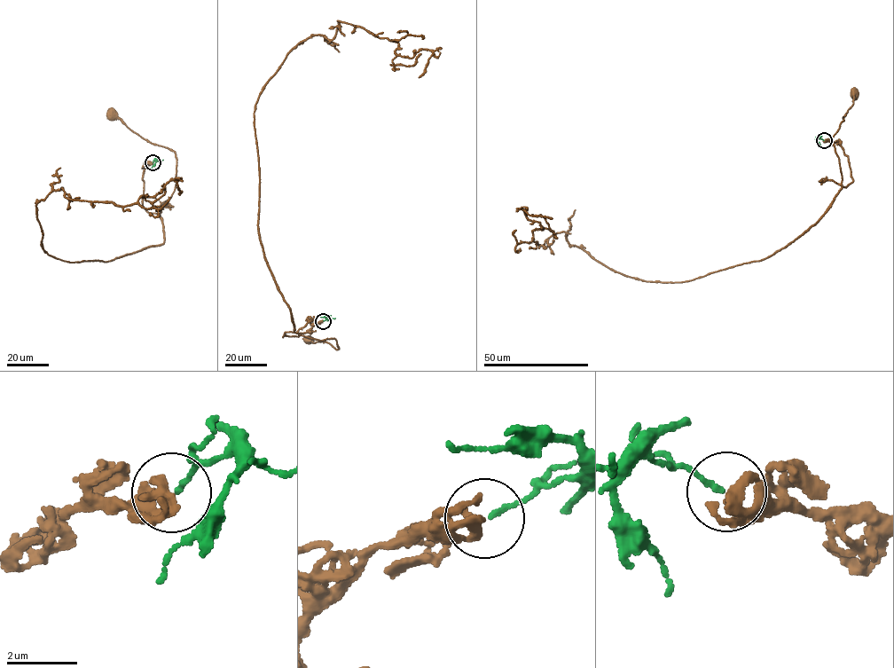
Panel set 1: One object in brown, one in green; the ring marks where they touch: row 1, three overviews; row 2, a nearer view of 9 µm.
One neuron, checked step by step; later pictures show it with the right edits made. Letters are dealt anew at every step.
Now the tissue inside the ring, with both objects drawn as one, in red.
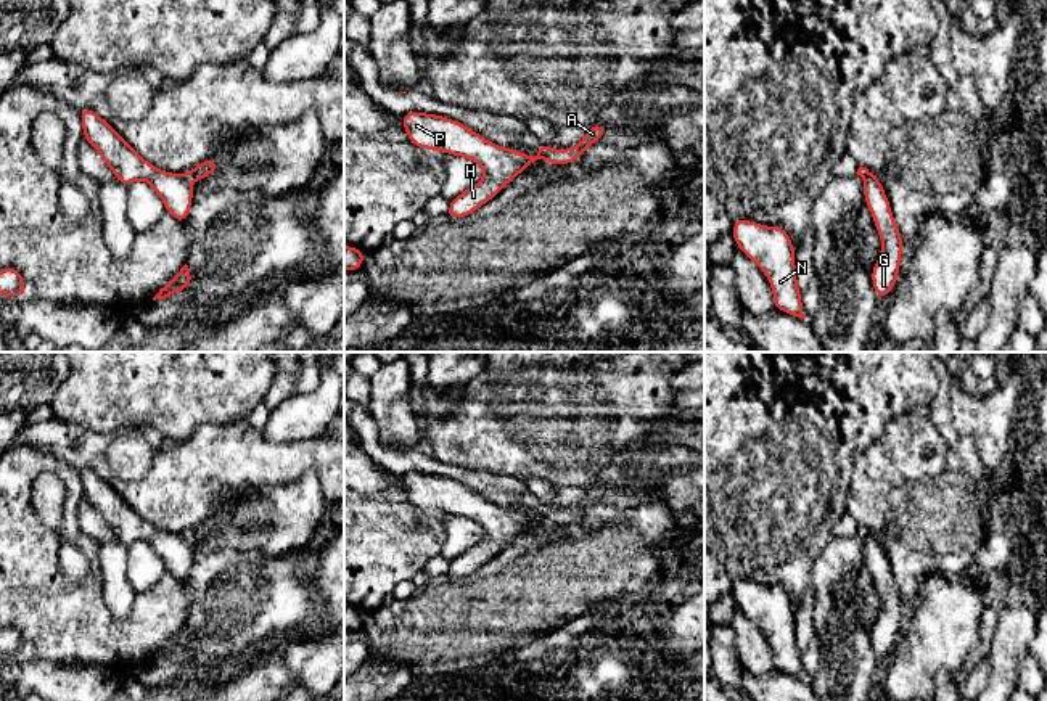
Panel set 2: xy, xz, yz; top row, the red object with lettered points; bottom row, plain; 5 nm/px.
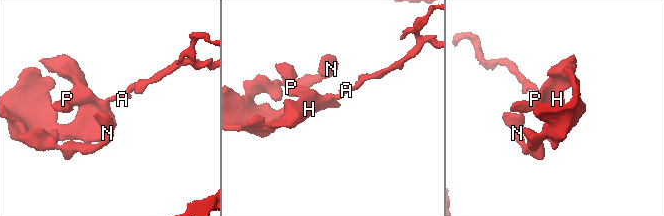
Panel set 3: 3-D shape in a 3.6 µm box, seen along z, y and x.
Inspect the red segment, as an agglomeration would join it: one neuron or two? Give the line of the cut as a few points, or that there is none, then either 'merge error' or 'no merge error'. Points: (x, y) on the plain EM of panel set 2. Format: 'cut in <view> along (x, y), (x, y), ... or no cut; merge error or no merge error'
cut in xz along (539, 510), (544, 518); merge error

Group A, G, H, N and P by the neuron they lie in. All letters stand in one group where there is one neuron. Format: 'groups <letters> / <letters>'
groups A / G H N P

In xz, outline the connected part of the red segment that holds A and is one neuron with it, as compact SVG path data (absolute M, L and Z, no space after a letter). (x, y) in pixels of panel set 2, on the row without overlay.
M593 484L587 489L584 498L573 508L555 510L545 503L540 503L537 510L552 526L565 526L577 521L590 505L600 502L606 490L608 489L605 486Z

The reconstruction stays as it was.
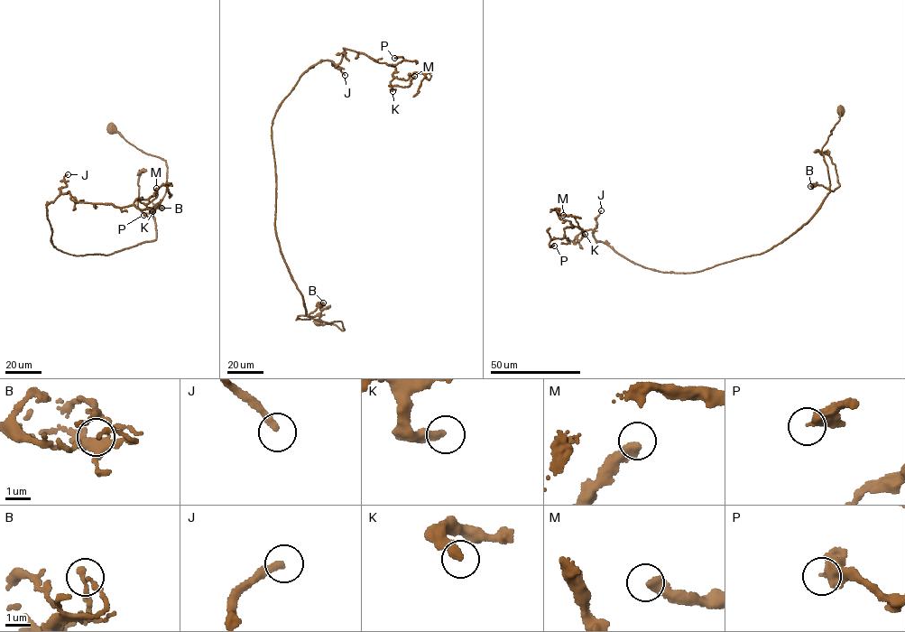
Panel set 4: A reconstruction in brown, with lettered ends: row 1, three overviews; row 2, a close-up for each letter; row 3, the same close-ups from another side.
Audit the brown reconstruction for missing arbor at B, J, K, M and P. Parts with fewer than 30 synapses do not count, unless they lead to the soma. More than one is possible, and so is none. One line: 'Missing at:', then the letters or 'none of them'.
Missing at: J

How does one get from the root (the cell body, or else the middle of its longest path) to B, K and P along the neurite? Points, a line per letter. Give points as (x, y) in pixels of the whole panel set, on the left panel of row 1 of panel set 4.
B: (112, 128), (138, 148), (165, 161), (166, 191), (152, 211), (157, 207), (161, 208)
K: (112, 128), (165, 161), (156, 237), (106, 255), (50, 243), (47, 205), (69, 191), (152, 211)
P: (112, 128), (165, 161), (156, 237), (78, 255), (50, 240), (47, 205), (69, 191), (150, 209), (143, 215)

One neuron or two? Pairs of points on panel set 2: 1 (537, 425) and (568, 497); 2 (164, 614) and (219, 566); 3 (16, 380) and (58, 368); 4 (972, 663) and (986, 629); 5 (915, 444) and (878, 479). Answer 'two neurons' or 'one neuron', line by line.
1: two neurons
2: two neurons
3: one neuron
4: one neuron
5: one neuron

